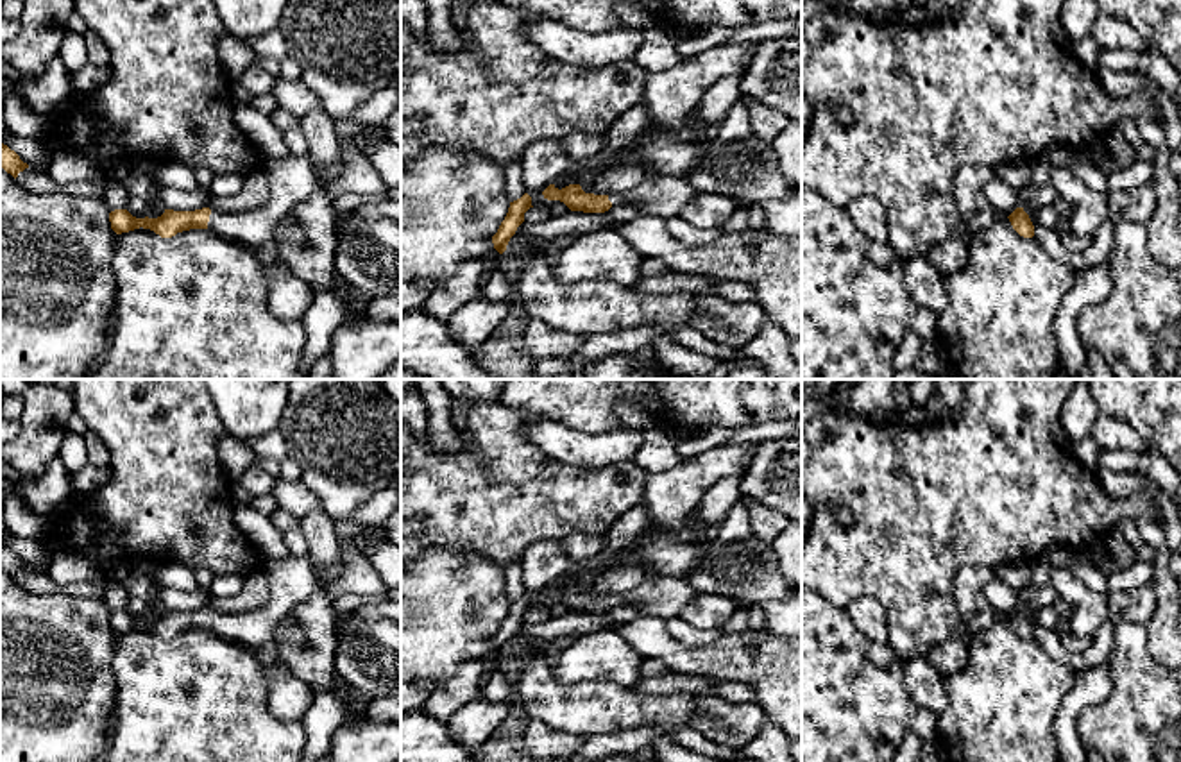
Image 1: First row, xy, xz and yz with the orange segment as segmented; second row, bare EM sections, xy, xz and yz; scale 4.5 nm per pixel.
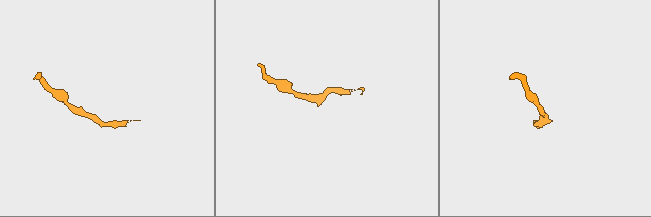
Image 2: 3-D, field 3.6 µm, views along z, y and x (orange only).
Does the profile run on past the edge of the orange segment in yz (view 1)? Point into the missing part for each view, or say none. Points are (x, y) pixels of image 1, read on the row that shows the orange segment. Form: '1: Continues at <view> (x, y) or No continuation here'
1: No continuation here

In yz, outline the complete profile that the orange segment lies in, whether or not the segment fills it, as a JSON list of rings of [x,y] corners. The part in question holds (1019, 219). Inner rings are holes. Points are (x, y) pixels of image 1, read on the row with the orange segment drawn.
[[[1016,207],[1007,218],[1009,218],[1013,229],[1020,236],[1024,236],[1024,238],[1034,236],[1034,225],[1032,225],[1029,215],[1024,211],[1024,207]]]

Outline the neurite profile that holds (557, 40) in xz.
[[[546,16],[528,20],[524,30],[544,54],[576,66],[605,66],[633,59],[646,34],[646,29],[626,25],[583,32]]]

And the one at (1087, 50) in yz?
[[[1083,38],[1079,41],[1068,43],[1068,52],[1081,61],[1090,72],[1099,70],[1100,47],[1092,38]]]

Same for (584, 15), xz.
[[[503,0],[514,7],[553,18],[571,29],[601,32],[624,27],[614,13],[616,0]]]

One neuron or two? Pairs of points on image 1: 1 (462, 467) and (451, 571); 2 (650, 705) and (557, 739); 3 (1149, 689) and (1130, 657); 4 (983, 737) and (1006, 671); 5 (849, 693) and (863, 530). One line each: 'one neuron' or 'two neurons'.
1: two neurons
2: two neurons
3: one neuron
4: one neuron
5: two neurons

